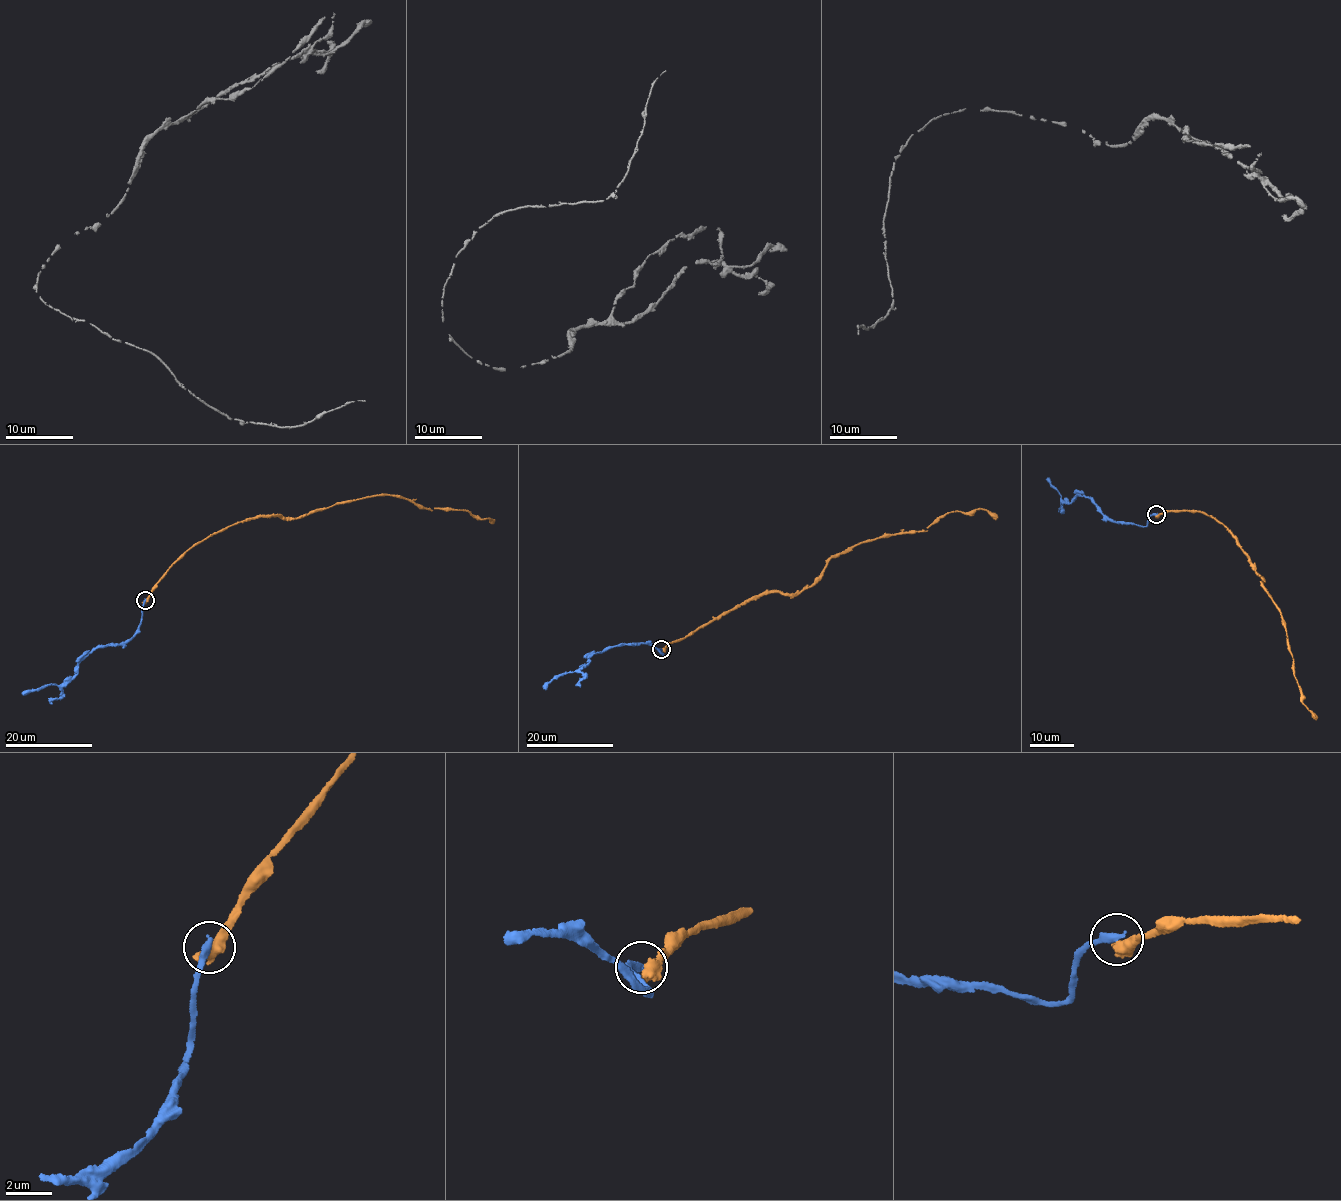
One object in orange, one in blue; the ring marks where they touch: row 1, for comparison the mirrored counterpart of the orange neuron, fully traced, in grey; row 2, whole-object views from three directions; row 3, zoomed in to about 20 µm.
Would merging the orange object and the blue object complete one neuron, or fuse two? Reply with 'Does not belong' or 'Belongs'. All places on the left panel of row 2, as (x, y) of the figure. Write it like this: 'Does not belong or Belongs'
Does not belong

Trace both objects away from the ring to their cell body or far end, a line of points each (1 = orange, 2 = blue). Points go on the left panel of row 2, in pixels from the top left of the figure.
1: (145, 601), (195, 545), (260, 517), (299, 517), (383, 493), (433, 510), (466, 510), (491, 522)
2: (145, 601), (142, 620), (130, 639), (85, 653), (73, 676), (62, 684), (22, 694)

